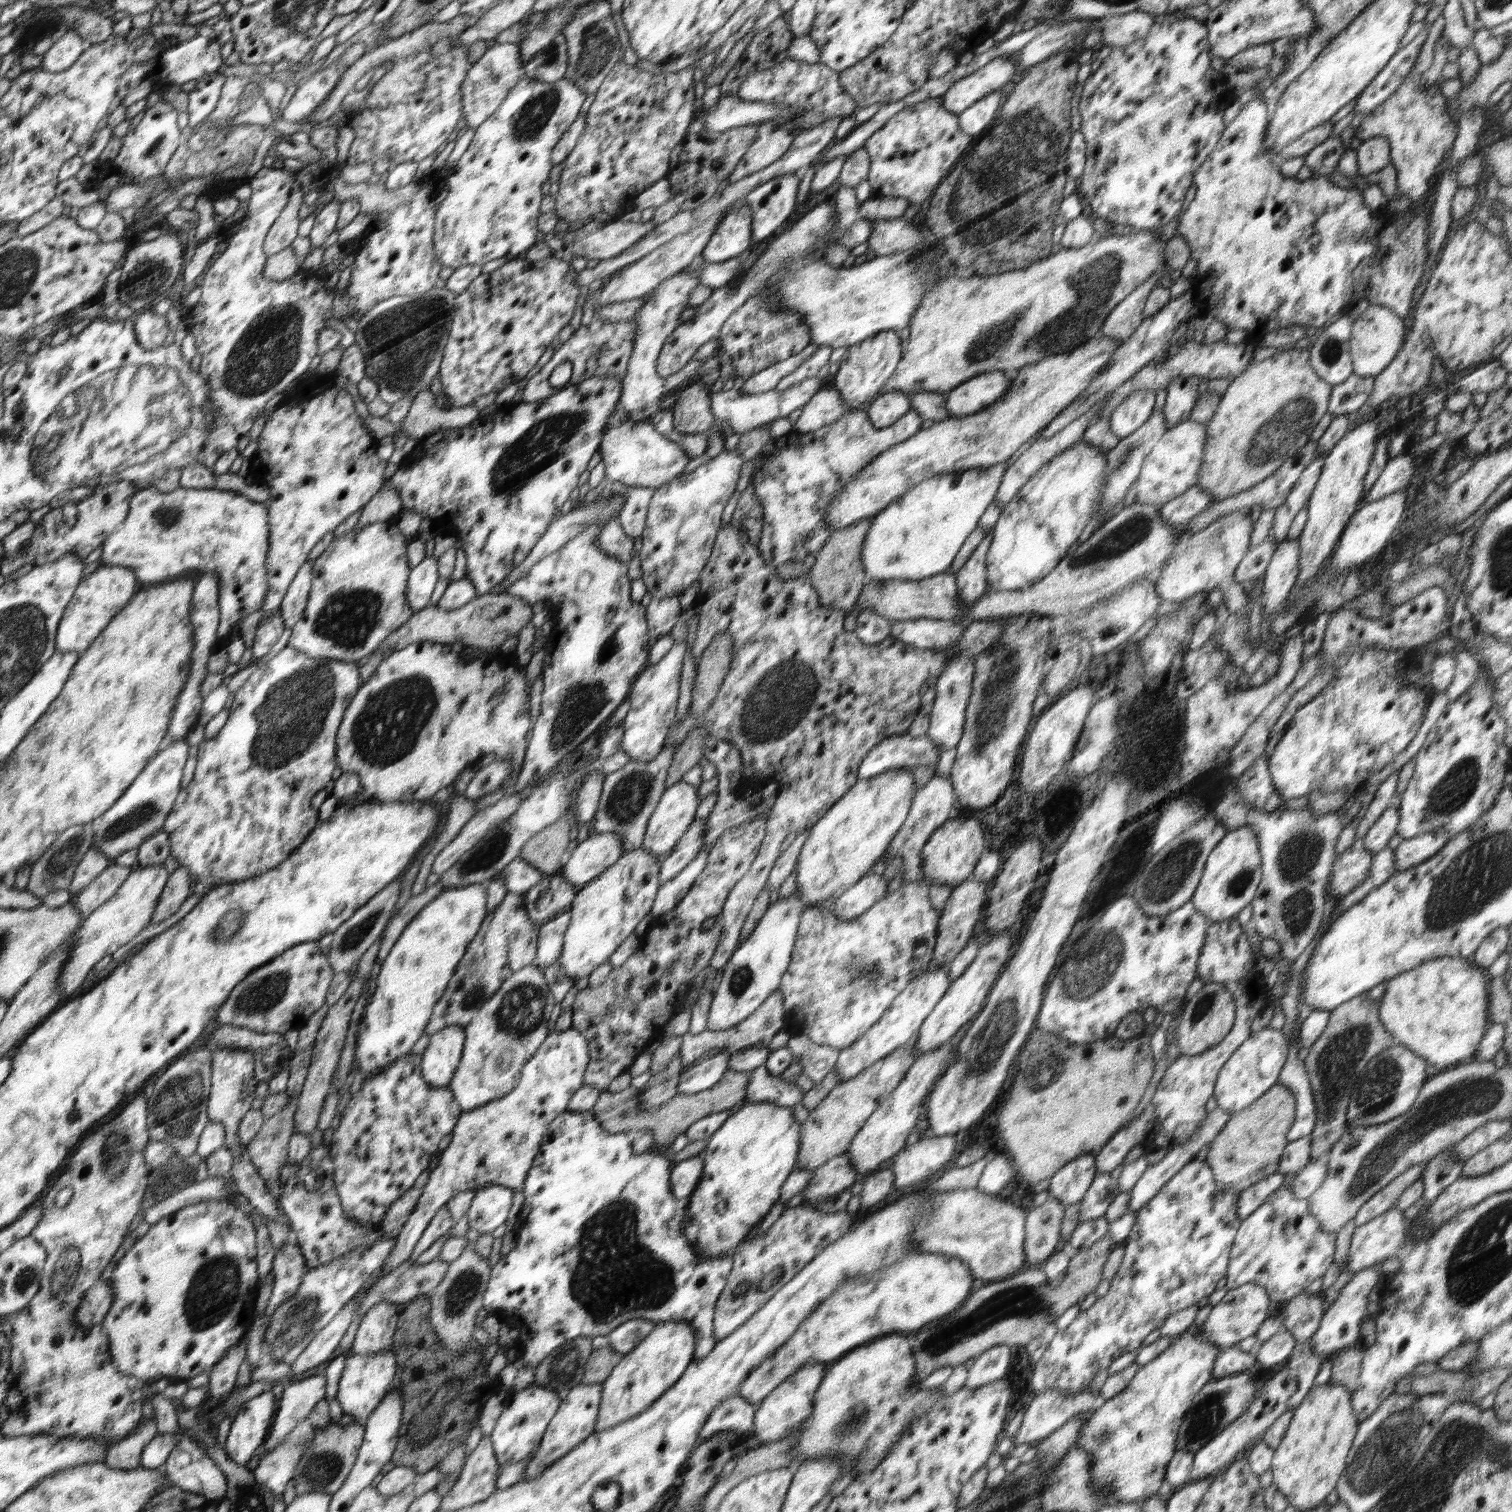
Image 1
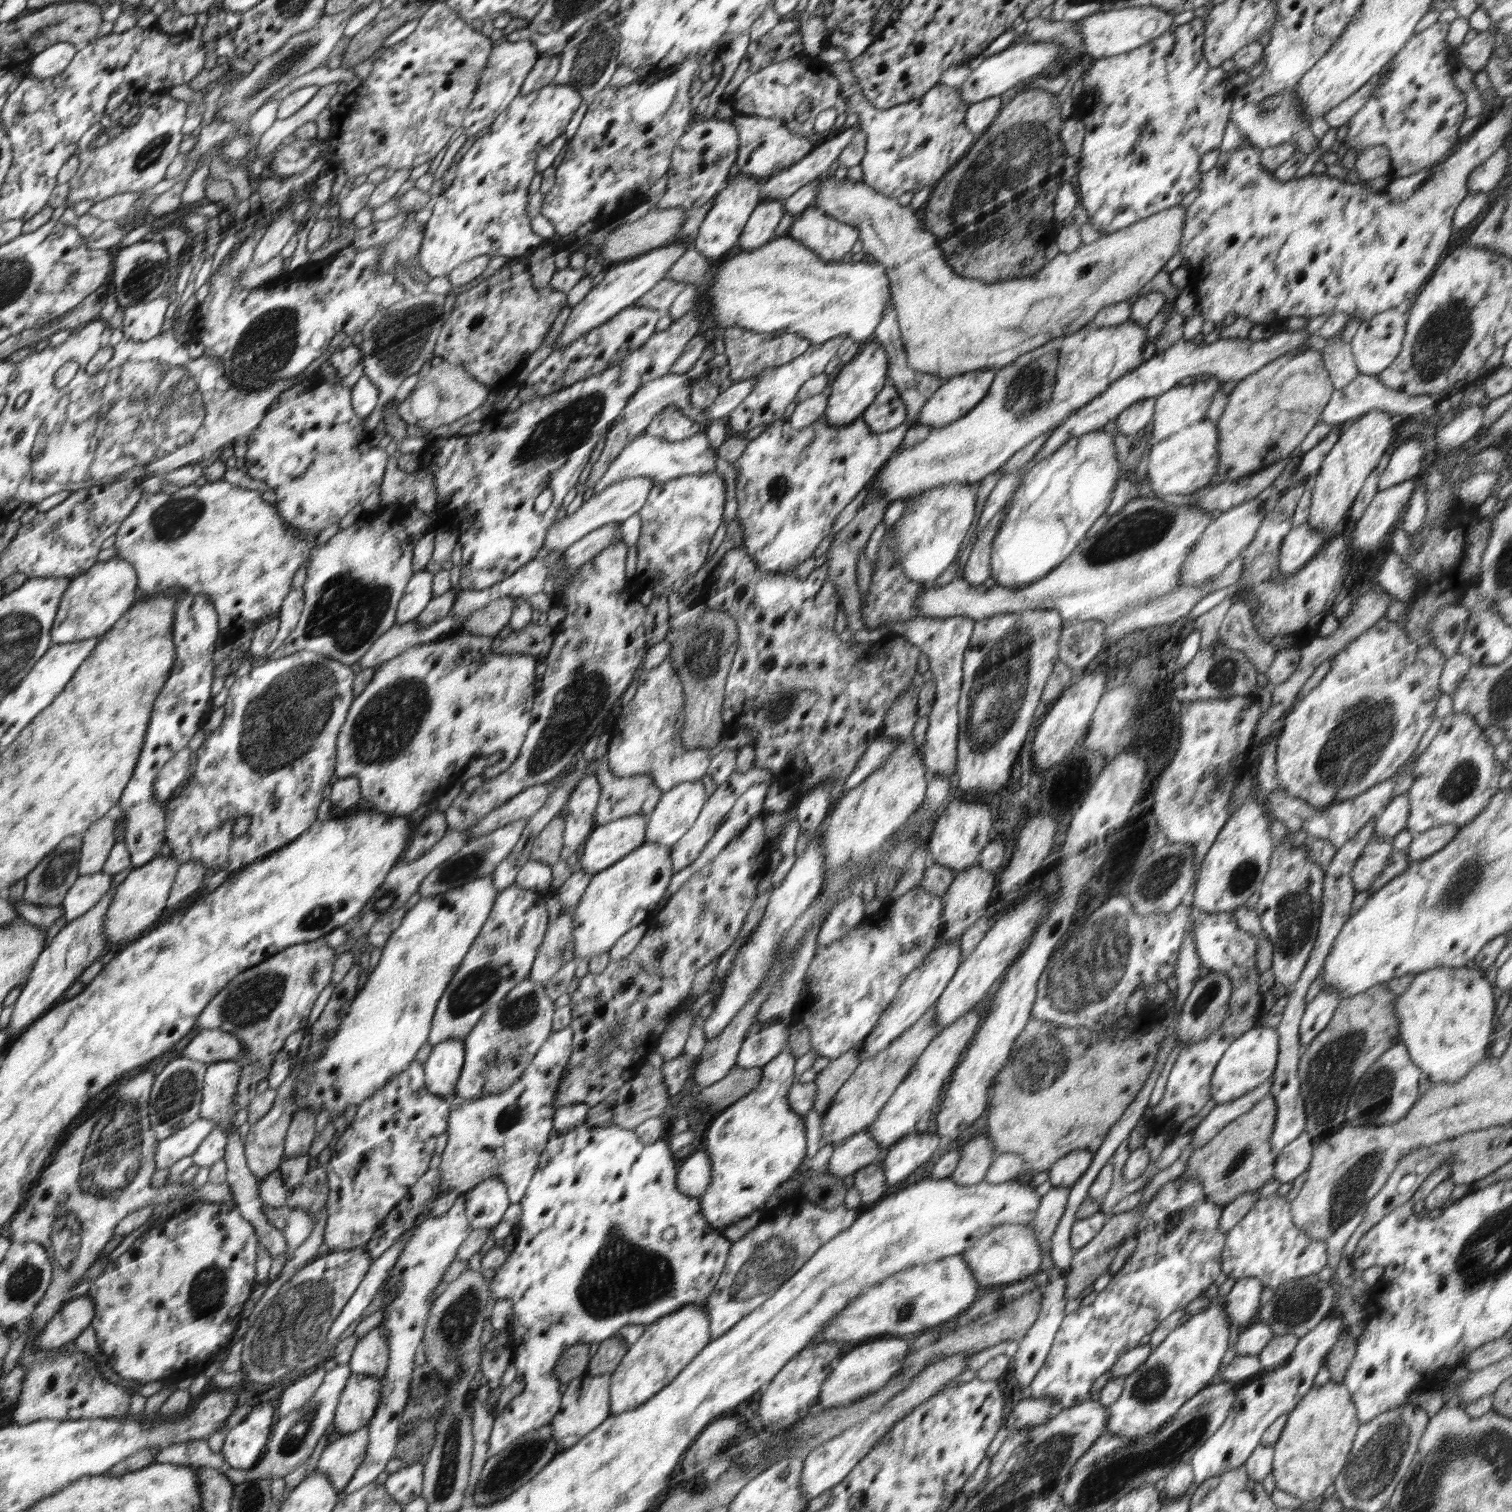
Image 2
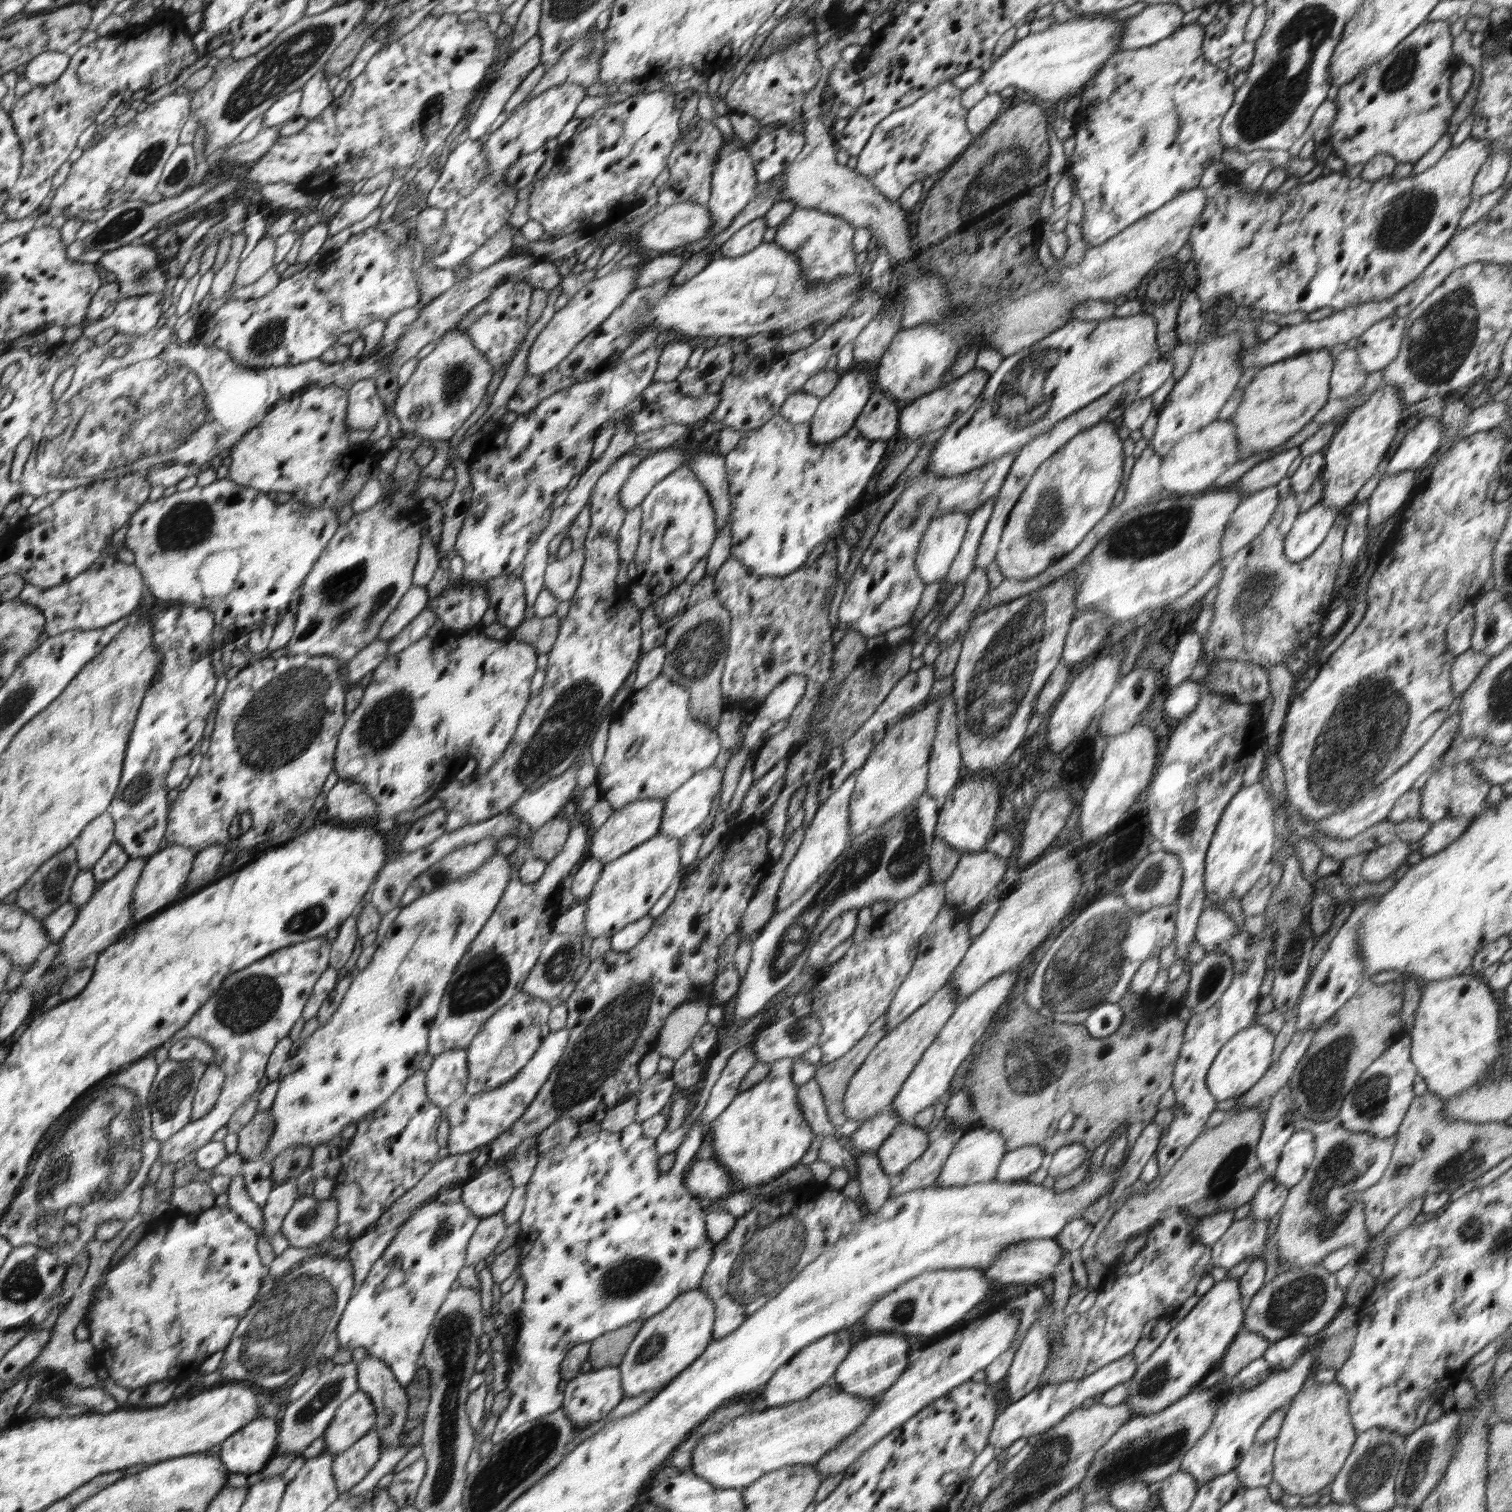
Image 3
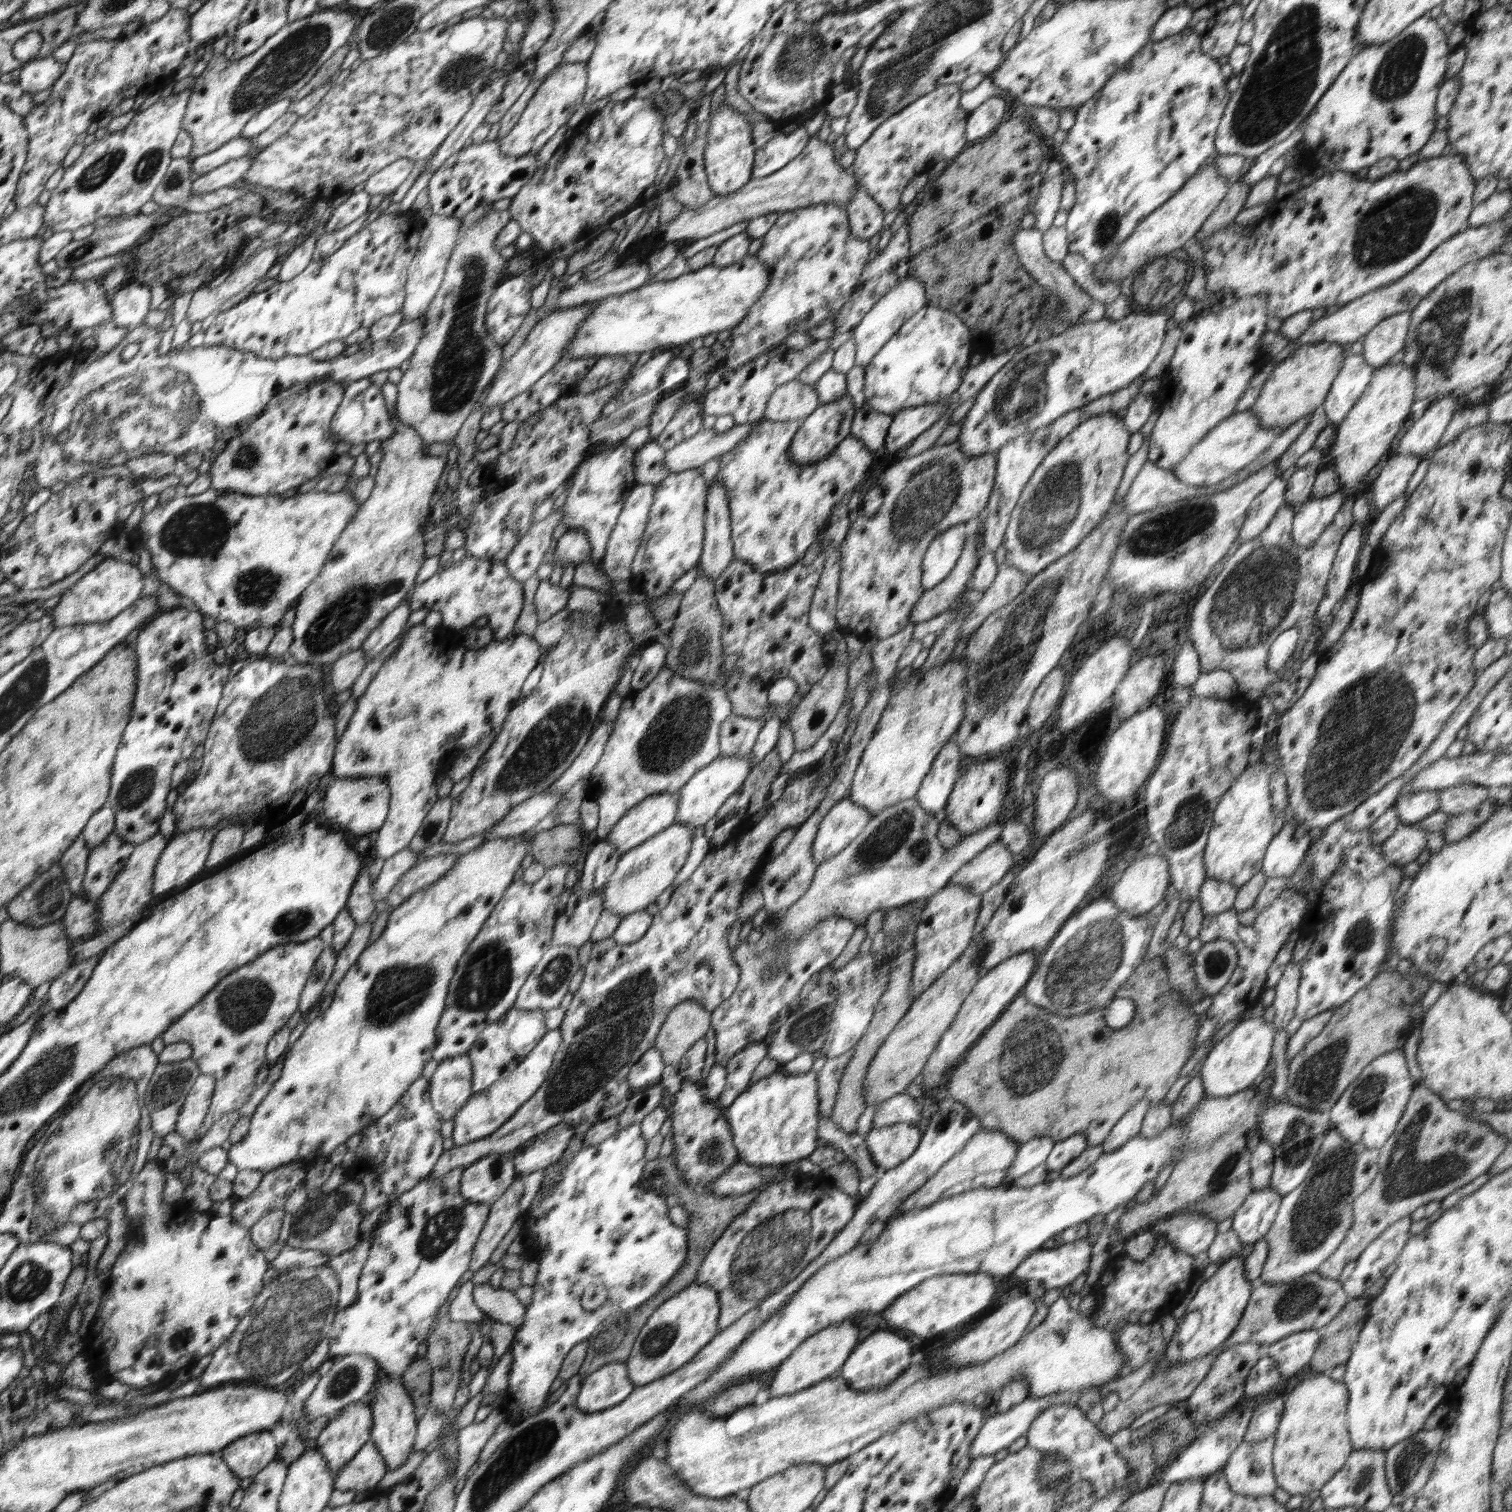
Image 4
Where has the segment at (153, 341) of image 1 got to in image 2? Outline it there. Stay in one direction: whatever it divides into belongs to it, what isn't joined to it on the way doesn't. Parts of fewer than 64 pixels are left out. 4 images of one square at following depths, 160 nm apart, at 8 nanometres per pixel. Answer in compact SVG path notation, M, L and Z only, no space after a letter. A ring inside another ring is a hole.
M157 297L124 309L122 329L132 340L147 341L162 330L162 323L175 305L174 299Z

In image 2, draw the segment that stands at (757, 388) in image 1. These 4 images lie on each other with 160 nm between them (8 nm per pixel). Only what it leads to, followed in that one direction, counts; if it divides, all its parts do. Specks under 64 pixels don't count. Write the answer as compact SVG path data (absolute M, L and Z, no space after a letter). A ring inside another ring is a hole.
M759 376L751 380L732 383L730 388L724 390L708 408L704 408L703 412L709 421L718 422L720 418L730 415L734 408L754 390L756 380L760 380Z

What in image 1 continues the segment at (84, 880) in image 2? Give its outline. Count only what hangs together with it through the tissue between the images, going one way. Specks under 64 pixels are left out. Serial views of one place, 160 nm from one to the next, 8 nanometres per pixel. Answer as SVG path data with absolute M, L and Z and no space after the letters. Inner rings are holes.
M109 865L86 888L82 888L80 892L72 894L83 920L112 898L133 870L134 867Z

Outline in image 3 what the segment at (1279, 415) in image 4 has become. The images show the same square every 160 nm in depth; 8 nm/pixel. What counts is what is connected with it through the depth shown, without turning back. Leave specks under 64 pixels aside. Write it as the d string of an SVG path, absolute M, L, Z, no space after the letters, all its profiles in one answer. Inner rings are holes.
M1316 348L1309 350L1308 354L1302 352L1302 356L1269 364L1256 373L1244 389L1238 409L1229 419L1235 425L1238 461L1248 460L1256 452L1281 447L1314 420L1329 400L1334 361L1329 348Z

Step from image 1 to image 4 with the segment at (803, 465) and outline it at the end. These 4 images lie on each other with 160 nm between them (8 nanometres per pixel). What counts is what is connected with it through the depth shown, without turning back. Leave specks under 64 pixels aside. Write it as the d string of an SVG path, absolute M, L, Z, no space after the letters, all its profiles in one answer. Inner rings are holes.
M763 419L736 449L720 458L717 479L725 486L731 513L731 539L735 562L755 564L762 572L778 572L793 567L811 544L820 541L833 510L846 493L851 493L864 478L874 461L875 452L866 449L862 441L849 435L828 458L812 464L793 464L790 444L804 419L774 422Z

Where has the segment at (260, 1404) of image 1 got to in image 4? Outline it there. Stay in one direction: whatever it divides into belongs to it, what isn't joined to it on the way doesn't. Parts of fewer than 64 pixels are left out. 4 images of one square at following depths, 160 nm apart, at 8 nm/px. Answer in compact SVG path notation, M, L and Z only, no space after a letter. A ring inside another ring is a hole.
M266 1430L237 1439L221 1453L229 1468L248 1482L277 1458L277 1452L276 1442L270 1430Z

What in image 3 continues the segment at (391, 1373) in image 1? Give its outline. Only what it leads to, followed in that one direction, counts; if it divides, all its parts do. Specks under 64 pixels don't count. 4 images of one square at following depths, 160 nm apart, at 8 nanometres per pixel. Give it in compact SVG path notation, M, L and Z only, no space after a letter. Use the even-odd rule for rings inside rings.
M358 1391L336 1410L333 1420L322 1434L325 1451L340 1454L357 1443L377 1421L377 1410L368 1393Z

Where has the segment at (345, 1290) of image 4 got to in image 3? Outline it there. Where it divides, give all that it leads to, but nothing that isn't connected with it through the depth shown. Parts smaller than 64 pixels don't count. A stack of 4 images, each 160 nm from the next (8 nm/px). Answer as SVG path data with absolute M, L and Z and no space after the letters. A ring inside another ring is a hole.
M765 826L756 828L743 827L742 832L732 844L726 848L726 855L720 854L720 846L713 850L698 864L692 872L682 877L680 888L676 897L668 908L653 921L652 927L644 939L634 948L624 952L604 951L591 963L588 970L577 981L574 992L566 1002L567 1025L569 1032L570 1048L566 1049L566 1056L562 1055L562 1064L558 1064L558 1072L550 1077L550 1084L542 1088L542 1096L534 1099L534 1108L525 1112L520 1120L506 1131L504 1135L498 1136L488 1146L477 1148L474 1151L462 1155L448 1155L446 1158L434 1164L432 1170L421 1179L417 1186L401 1196L378 1222L372 1224L368 1231L361 1236L347 1252L347 1259L352 1261L354 1268L354 1292L364 1282L372 1265L382 1256L388 1244L399 1233L399 1228L410 1219L416 1211L419 1211L426 1202L434 1200L434 1196L445 1184L454 1183L460 1179L468 1178L476 1172L485 1162L492 1159L502 1159L508 1152L520 1146L527 1138L542 1133L555 1120L562 1118L578 1118L579 1122L586 1122L600 1116L603 1112L614 1108L625 1098L637 1096L638 1086L638 1063L642 1057L649 1053L657 1044L657 1038L673 1010L676 1010L684 1002L704 1000L710 1006L712 1002L712 984L719 974L718 955L722 943L735 933L742 919L743 912L748 907L750 900L756 894L761 880L766 878L774 866L775 859L768 855L769 830Z

